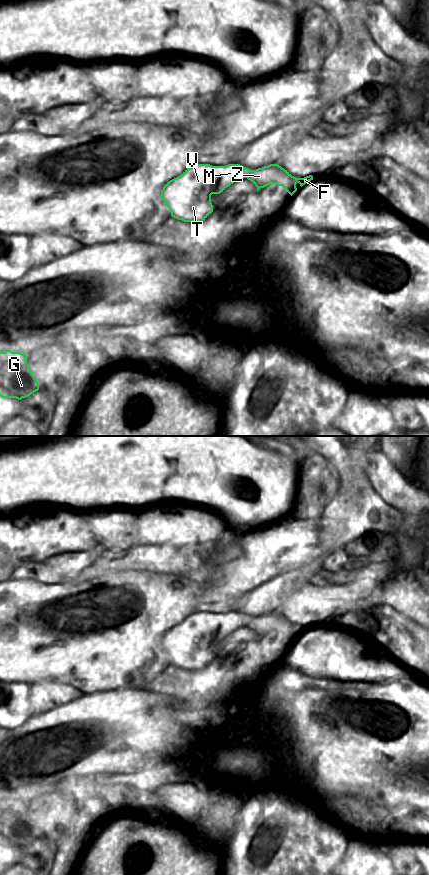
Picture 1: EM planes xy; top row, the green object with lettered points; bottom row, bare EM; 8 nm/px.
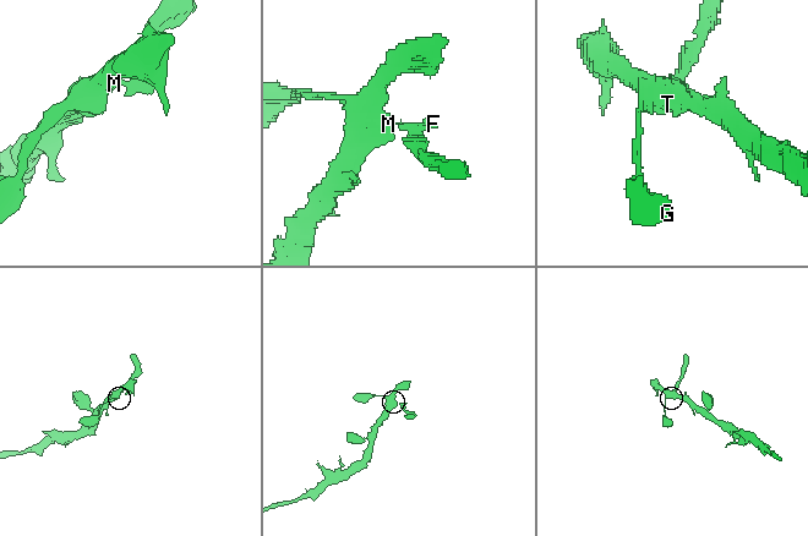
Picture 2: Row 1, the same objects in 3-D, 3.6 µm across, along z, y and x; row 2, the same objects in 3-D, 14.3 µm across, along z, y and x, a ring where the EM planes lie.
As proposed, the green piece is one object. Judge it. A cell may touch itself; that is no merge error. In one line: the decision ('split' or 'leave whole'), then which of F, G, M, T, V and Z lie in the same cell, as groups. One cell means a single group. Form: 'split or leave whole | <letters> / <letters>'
split | F Z / G M T V

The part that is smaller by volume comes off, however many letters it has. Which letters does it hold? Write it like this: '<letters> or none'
F, Z

